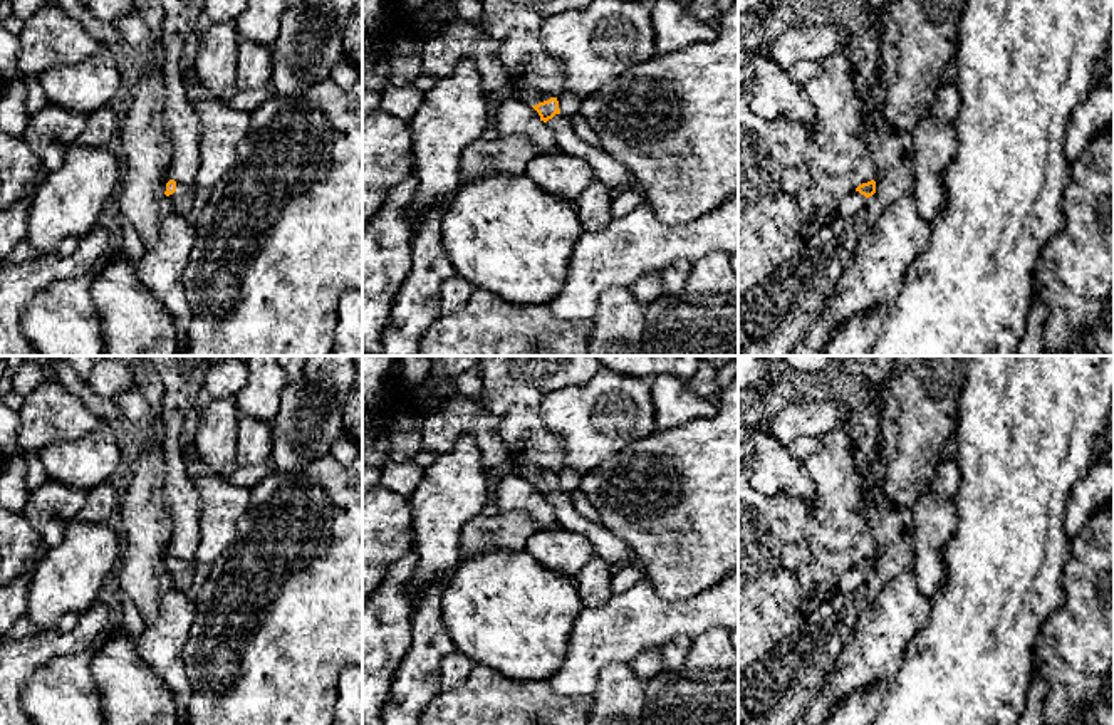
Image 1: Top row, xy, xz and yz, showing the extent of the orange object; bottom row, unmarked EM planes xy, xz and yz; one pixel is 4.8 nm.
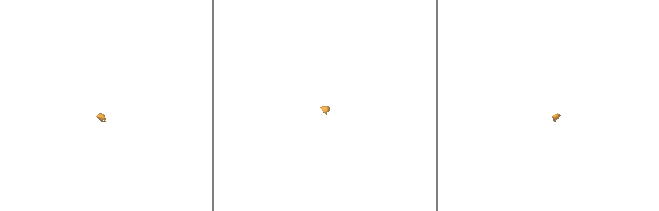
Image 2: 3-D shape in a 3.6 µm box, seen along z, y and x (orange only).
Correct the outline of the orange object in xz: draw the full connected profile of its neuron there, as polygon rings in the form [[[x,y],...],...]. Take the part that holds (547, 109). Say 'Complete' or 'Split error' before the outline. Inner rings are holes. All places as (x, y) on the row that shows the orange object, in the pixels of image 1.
Split error. [[[512,86],[512,96],[532,106],[539,112],[540,121],[550,126],[559,153],[584,159],[596,173],[596,178],[607,188],[619,186],[622,191],[632,190],[643,195],[639,180],[626,164],[607,154],[602,148],[586,143],[574,131],[570,117],[560,112],[557,97],[534,86]]]

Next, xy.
Split error. [[[169,180],[166,183],[164,195],[171,203],[171,211],[181,216],[195,216],[195,210],[193,210],[195,190],[191,186]]]

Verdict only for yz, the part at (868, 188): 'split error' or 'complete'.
split error

